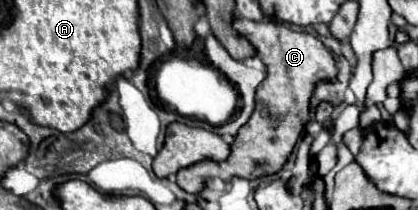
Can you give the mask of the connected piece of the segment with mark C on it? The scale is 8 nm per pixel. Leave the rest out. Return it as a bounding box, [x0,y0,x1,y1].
[178,18,338,194]

